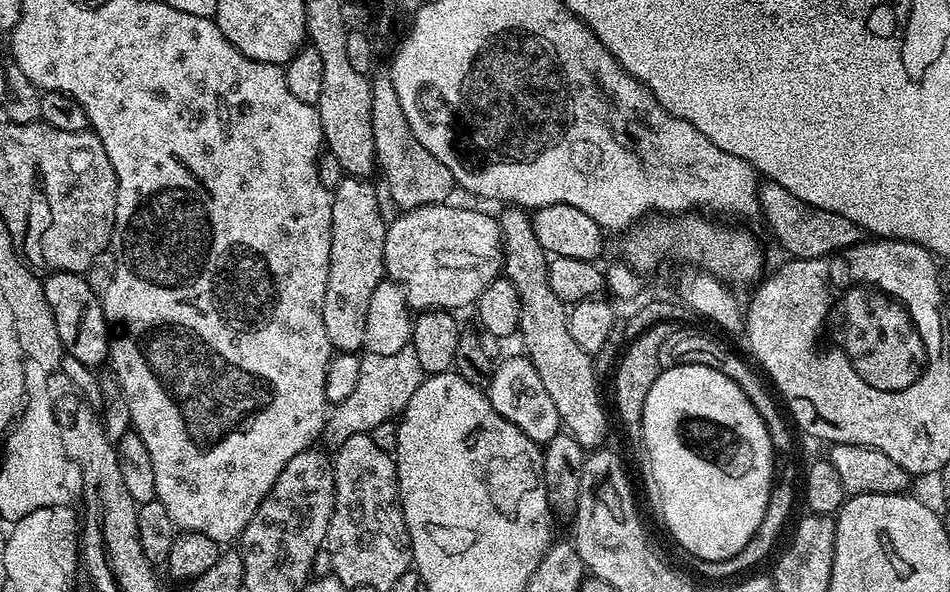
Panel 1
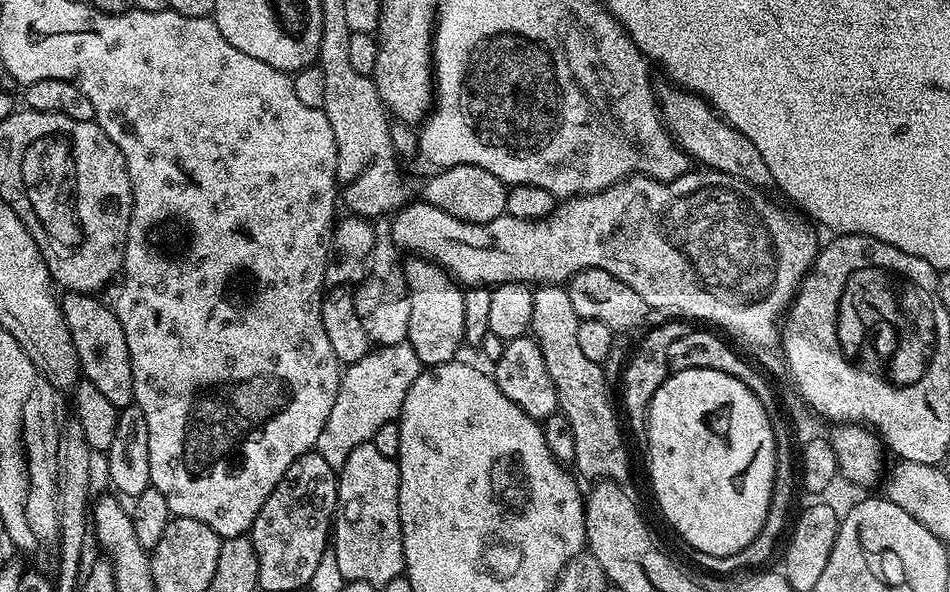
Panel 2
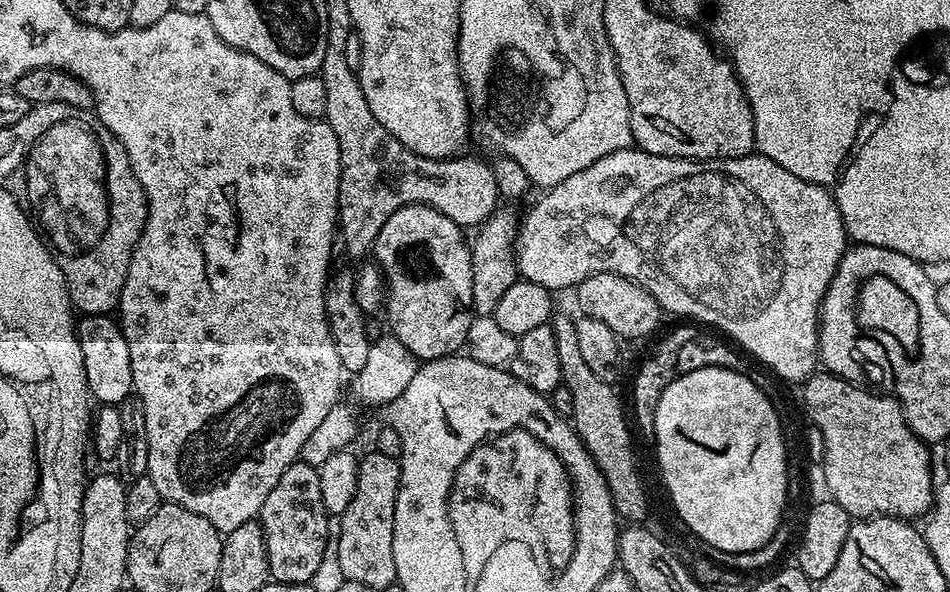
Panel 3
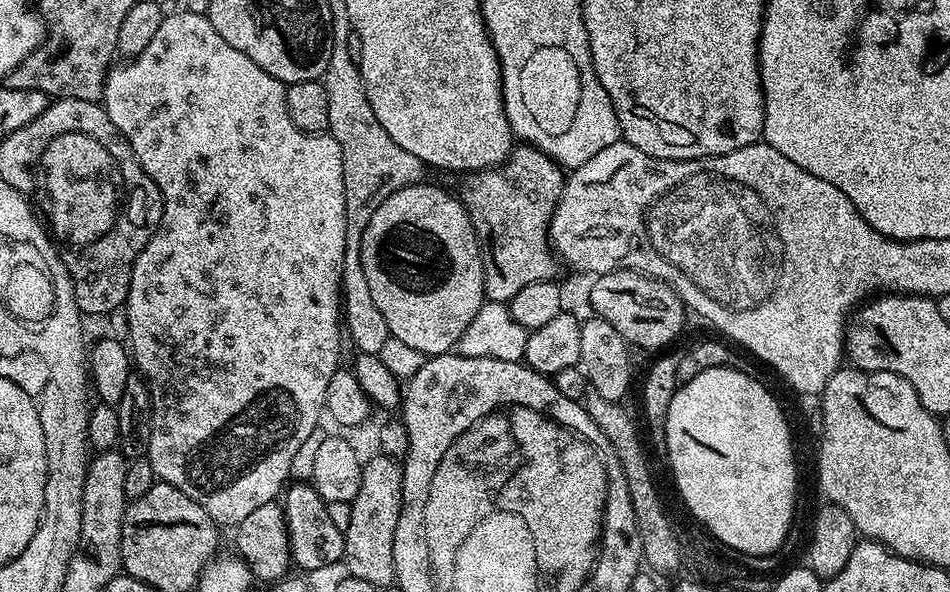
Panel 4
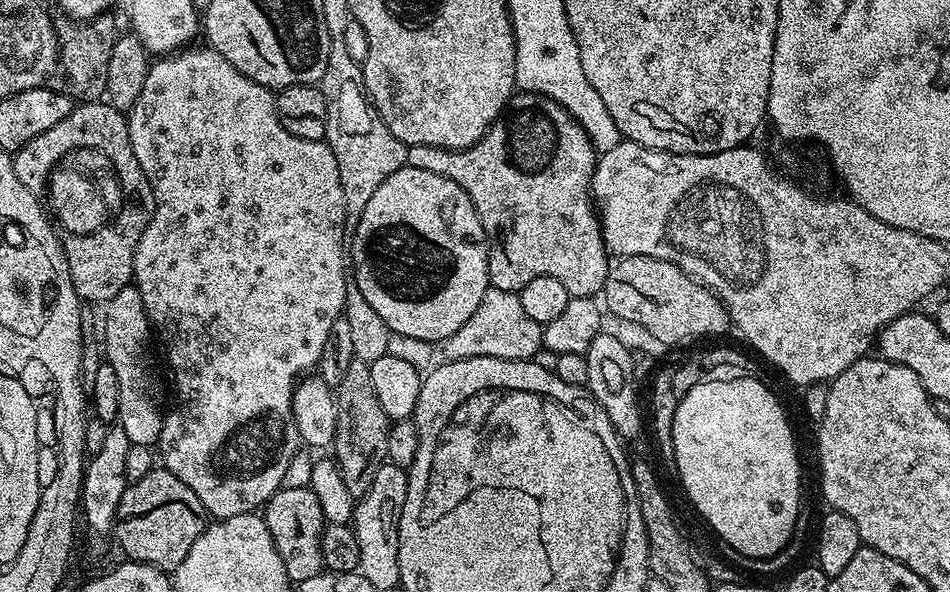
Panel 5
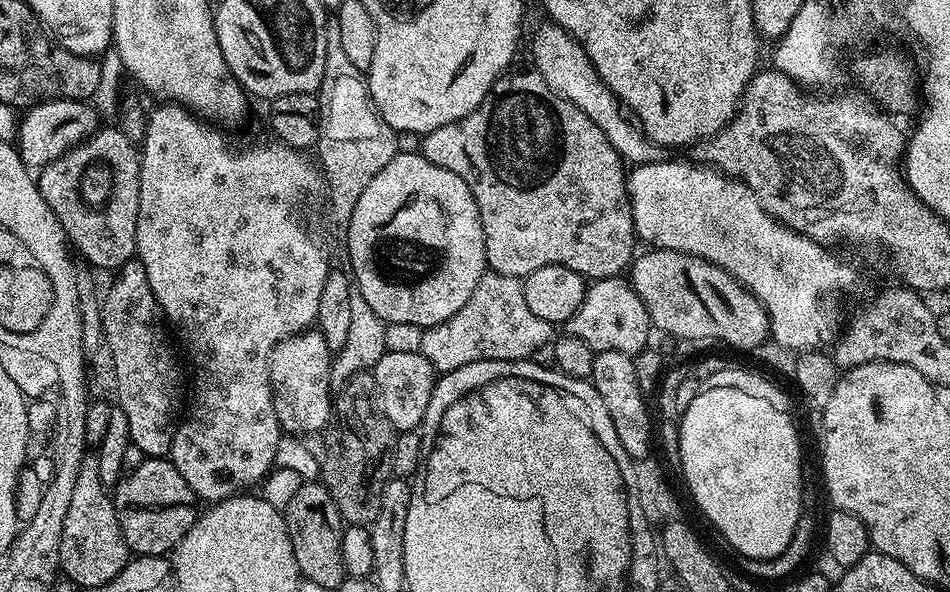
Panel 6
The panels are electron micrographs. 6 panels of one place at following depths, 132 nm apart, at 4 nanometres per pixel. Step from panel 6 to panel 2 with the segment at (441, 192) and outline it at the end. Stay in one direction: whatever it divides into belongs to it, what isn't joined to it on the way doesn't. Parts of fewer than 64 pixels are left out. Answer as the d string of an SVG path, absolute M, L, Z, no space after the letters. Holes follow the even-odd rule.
M408 258L403 261L406 282L408 283L410 320L406 343L418 354L421 365L435 366L448 364L457 359L456 351L464 344L464 292L461 285L445 268L427 258Z

